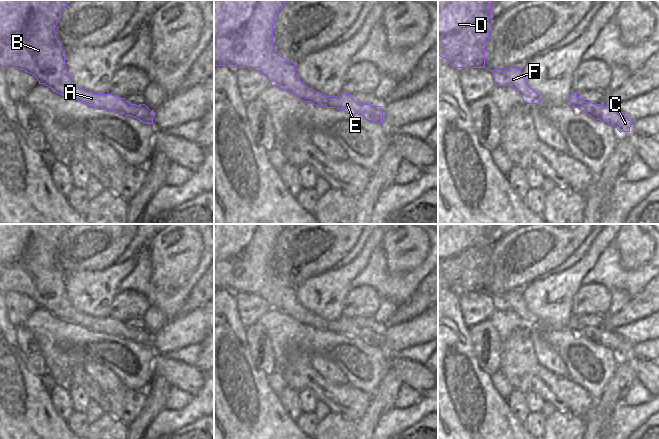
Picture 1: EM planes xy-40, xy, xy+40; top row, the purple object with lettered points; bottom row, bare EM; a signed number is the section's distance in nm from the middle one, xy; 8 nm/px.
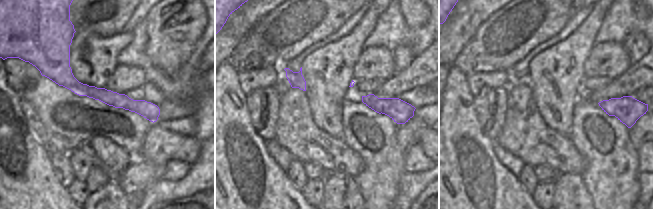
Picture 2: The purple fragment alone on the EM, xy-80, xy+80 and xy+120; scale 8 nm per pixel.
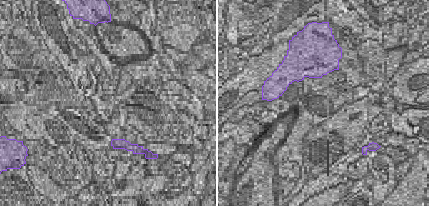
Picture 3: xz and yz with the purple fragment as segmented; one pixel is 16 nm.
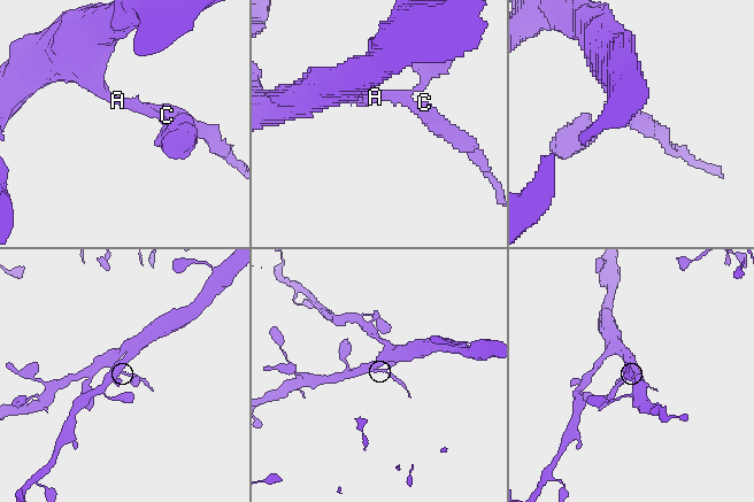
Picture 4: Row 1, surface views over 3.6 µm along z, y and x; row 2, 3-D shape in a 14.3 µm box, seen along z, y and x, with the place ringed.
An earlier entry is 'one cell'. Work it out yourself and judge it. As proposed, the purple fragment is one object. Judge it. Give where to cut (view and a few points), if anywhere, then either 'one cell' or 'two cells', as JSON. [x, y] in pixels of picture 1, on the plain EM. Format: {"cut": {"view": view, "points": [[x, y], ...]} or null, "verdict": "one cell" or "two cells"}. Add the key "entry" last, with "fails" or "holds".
{"cut": {"view": "xy+40", "points": [[600, 328], [599, 339], [604, 344]]}, "verdict": "two cells", "entry": "fails"}

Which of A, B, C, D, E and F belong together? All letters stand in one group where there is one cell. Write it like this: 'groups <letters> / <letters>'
groups A B D E F / C

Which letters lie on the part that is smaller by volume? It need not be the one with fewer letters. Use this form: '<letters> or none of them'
C

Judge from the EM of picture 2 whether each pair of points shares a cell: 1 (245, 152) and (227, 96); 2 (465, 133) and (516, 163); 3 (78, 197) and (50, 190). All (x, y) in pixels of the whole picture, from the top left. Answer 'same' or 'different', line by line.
1: same
2: different
3: different

